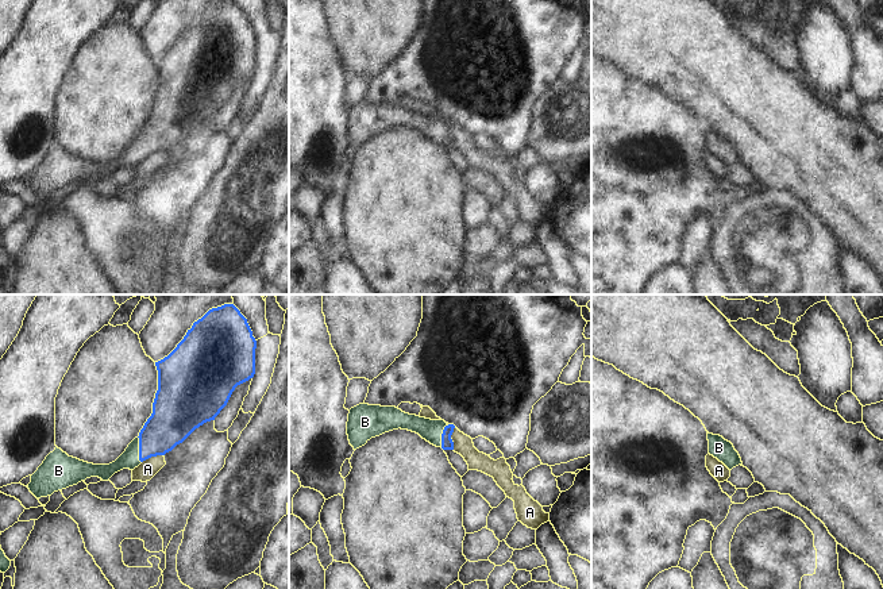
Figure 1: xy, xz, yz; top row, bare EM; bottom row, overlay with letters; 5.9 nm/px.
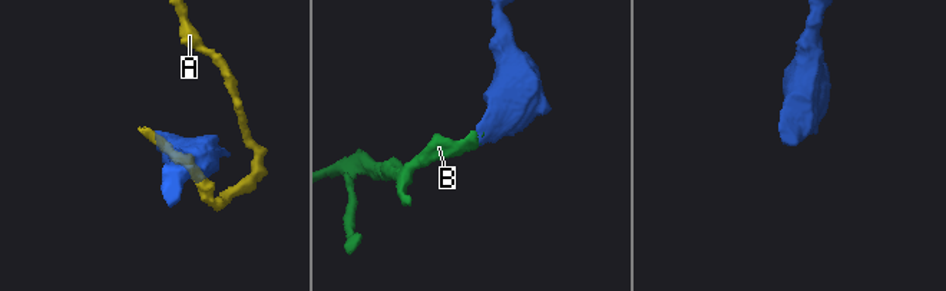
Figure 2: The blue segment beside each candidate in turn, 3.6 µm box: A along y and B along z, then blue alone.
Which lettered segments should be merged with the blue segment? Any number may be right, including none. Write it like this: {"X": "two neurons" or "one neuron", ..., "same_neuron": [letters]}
{"A": "two neurons", "B": "one neuron", "same_neuron": ["B"]}

